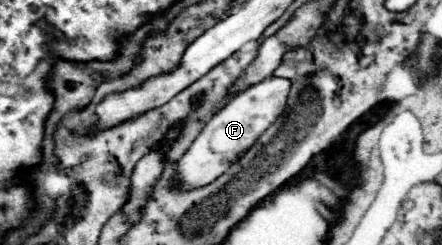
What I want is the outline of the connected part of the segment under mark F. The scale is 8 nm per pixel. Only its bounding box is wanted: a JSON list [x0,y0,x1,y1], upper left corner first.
[176,76,290,188]

